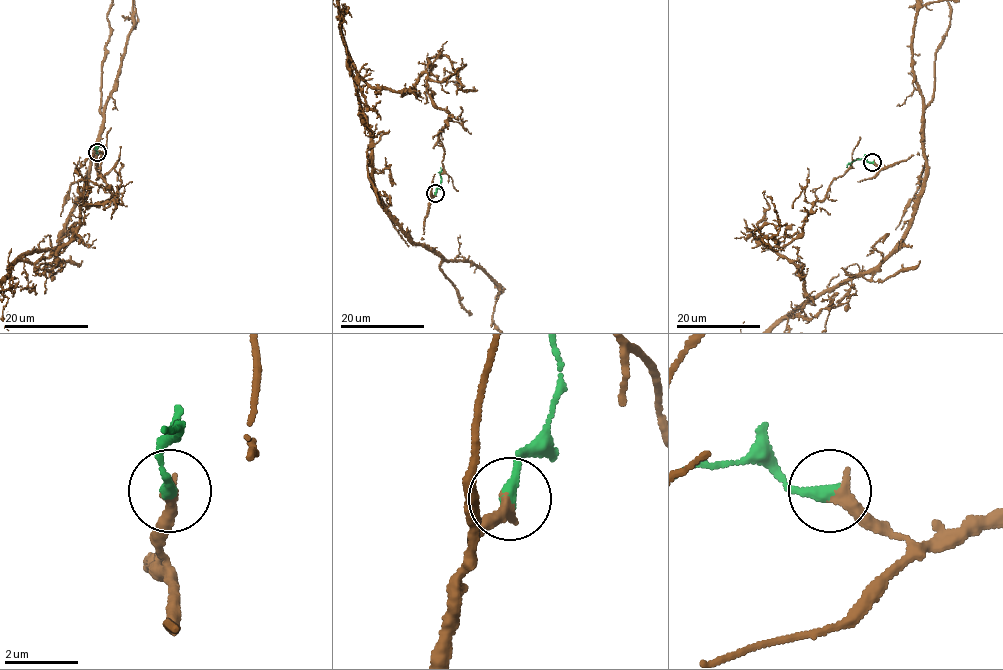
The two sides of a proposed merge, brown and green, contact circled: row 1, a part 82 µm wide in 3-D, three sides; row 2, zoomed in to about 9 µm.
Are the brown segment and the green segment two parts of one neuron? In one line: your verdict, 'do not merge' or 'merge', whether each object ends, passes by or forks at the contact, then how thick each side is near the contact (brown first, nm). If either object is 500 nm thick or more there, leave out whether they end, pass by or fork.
merge | brown ends | green ends | 360/360 nm

